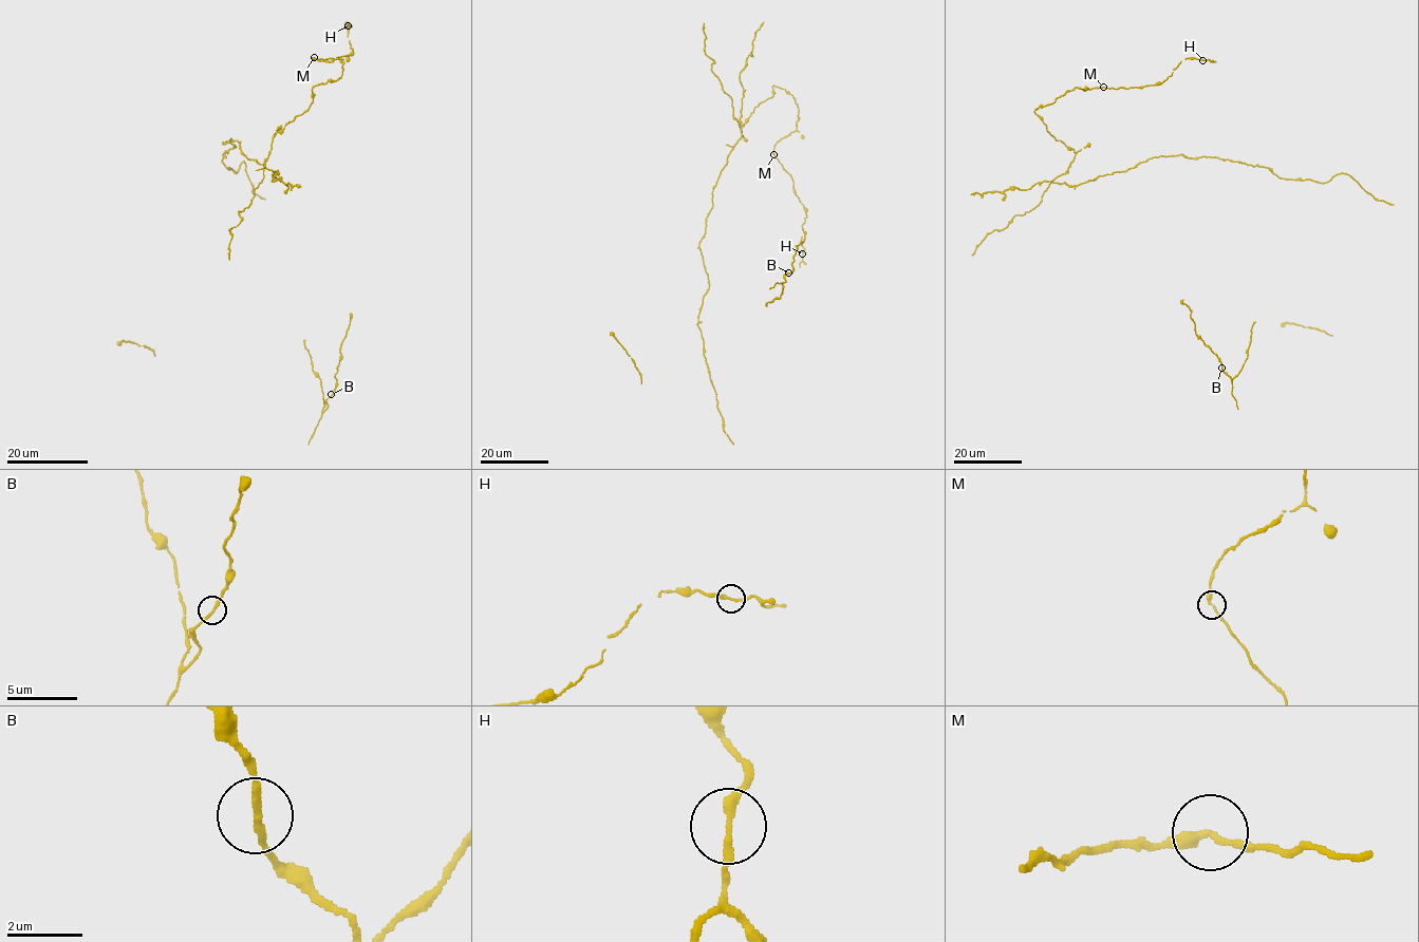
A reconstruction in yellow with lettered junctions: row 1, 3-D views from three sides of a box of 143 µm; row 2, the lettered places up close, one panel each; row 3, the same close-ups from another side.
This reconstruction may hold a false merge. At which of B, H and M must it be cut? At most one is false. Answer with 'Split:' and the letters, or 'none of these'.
Split: none of these

